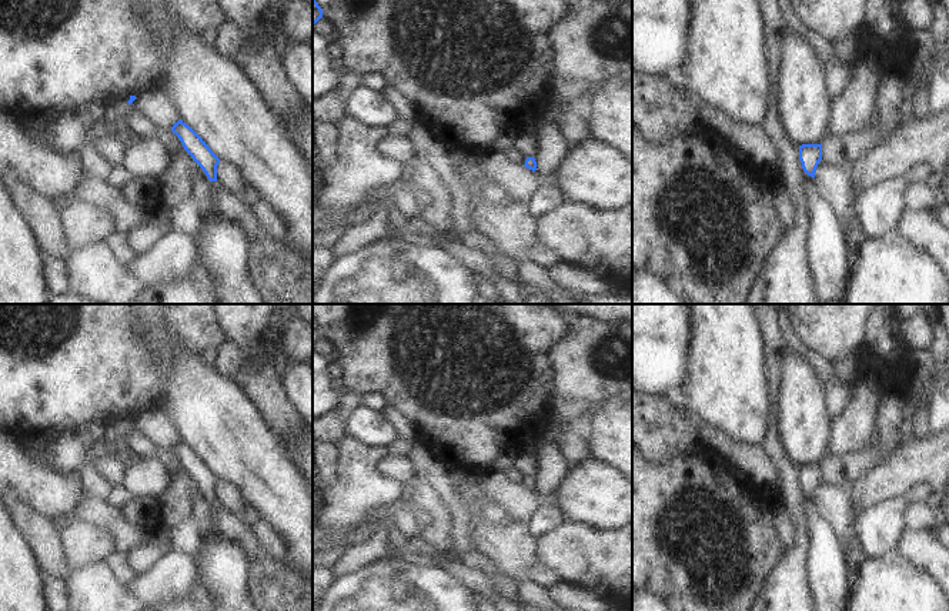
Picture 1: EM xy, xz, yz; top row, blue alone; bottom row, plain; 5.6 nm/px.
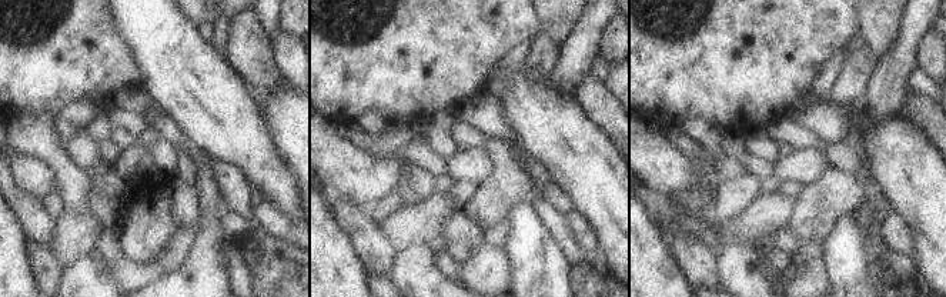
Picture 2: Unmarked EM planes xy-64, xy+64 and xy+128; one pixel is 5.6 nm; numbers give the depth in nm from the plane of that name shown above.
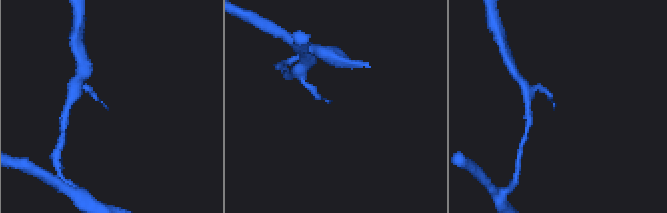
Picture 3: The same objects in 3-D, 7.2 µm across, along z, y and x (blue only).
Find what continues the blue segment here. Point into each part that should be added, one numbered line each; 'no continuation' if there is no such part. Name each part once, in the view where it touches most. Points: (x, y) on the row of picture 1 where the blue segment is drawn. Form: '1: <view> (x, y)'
1: xy (229, 206)

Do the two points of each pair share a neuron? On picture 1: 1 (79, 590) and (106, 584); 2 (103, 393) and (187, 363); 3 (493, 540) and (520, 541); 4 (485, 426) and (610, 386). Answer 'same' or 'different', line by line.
1: same
2: different
3: same
4: different

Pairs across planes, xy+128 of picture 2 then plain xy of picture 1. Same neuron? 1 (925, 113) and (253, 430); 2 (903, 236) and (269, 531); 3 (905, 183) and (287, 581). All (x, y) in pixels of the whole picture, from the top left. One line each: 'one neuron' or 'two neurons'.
1: two neurons
2: one neuron
3: two neurons

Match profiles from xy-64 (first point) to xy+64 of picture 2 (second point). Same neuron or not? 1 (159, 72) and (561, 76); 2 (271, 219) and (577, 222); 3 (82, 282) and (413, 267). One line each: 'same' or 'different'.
1: different
2: same
3: same

